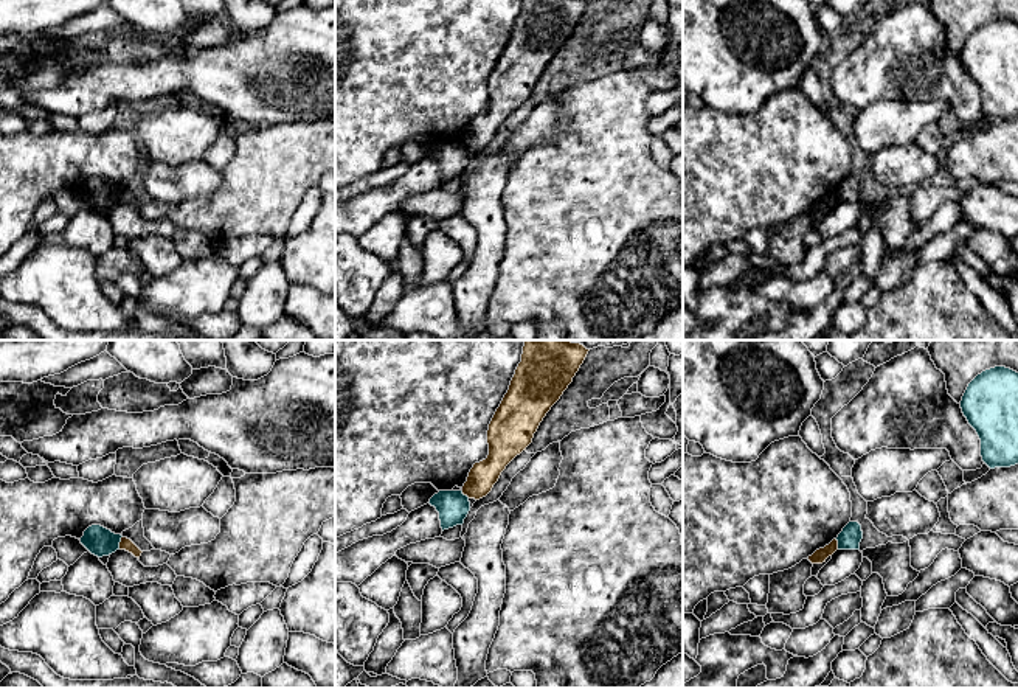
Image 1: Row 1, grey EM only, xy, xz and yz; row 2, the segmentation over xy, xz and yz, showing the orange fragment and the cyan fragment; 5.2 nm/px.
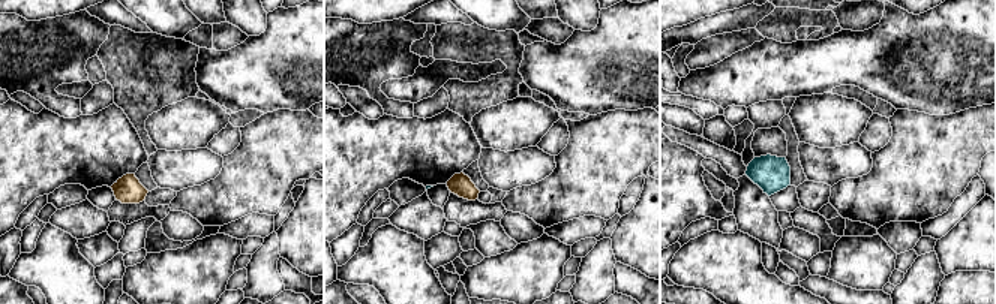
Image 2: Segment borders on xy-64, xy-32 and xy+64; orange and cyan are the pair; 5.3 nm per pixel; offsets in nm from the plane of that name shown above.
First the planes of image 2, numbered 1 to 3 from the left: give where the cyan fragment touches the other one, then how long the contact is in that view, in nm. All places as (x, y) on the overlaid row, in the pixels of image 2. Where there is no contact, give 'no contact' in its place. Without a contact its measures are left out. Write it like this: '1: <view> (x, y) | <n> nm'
1: no contact
2: no contact
3: no contact

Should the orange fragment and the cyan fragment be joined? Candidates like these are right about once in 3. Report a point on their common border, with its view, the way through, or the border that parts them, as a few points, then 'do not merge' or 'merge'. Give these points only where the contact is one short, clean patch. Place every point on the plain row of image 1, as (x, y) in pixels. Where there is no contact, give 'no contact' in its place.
contact xy (120, 194); border xy (121, 188), (118, 201); do not merge

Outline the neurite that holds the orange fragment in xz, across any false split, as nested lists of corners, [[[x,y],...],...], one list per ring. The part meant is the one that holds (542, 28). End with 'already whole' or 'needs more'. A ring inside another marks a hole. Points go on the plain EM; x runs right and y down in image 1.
[[[523,0],[509,42],[489,76],[489,107],[470,121],[462,138],[464,148],[480,152],[492,143],[506,118],[532,95],[540,75],[573,34],[588,3],[587,0]]]; already whole

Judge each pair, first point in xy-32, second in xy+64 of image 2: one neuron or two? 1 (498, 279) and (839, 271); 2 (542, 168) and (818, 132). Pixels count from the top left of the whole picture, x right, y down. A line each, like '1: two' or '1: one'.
1: one
2: two

